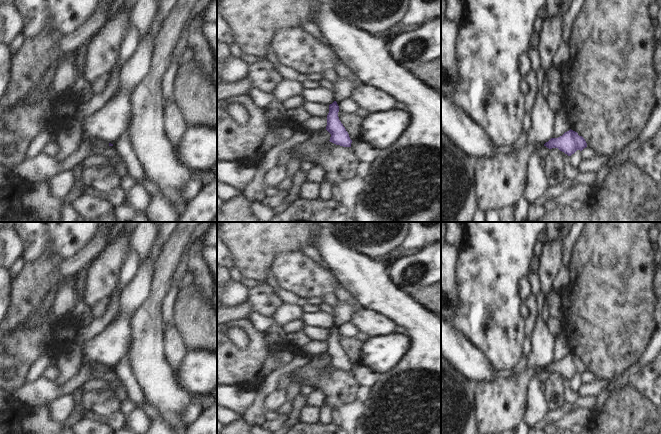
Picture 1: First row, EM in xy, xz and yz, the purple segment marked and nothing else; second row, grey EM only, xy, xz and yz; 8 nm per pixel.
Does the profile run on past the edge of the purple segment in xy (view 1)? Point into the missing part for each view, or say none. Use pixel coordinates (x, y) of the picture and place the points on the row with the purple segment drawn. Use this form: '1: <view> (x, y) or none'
1: none

